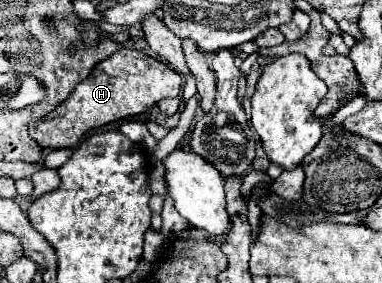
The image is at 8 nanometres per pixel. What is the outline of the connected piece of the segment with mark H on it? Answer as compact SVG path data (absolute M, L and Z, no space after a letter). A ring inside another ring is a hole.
M123 47L109 59L101 61L91 71L91 75L83 83L79 83L75 91L53 111L51 117L29 123L29 135L39 143L39 147L75 147L81 137L95 127L141 115L161 99L177 97L181 93L181 85L181 75L169 69L163 61L149 57L137 49Z

